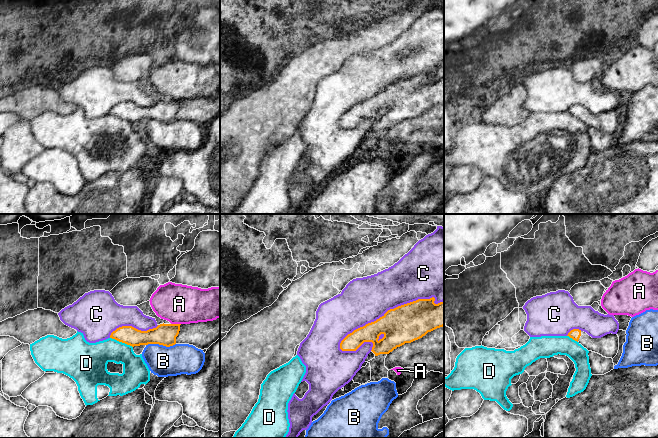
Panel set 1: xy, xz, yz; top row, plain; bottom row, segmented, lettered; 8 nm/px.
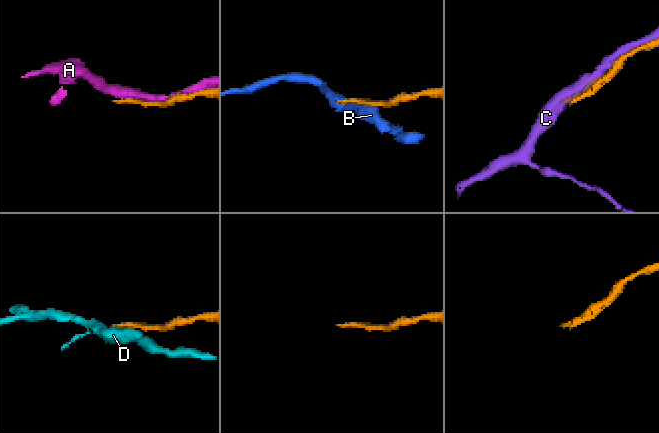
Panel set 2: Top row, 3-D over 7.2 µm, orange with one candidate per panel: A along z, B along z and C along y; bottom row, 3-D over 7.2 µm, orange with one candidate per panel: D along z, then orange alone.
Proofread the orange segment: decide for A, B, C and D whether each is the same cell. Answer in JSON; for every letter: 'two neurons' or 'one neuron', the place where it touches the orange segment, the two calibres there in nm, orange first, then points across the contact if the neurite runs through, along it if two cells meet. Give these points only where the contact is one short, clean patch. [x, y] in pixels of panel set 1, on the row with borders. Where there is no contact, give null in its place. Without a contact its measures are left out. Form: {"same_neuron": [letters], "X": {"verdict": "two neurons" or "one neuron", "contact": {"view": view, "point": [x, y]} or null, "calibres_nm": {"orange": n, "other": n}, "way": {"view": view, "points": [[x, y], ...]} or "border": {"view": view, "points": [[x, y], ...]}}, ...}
{"same_neuron": [], "A": {"verdict": "two neurons", "contact": {"view": "xy", "point": [176, 324]}, "calibres_nm": {"orange": 180, "other": 320}}, "B": {"verdict": "two neurons", "contact": {"view": "xy", "point": [160, 344]}, "calibres_nm": {"orange": 180, "other": 240}}, "C": {"verdict": "two neurons", "contact": {"view": "xz", "point": [390, 309]}, "calibres_nm": {"orange": 300, "other": 360}}, "D": {"verdict": "two neurons", "contact": {"view": "xy", "point": [121, 341]}, "calibres_nm": {"orange": 150, "other": 220}, "border": {"view": "xy", "points": [[110, 337], [132, 347]]}}}

